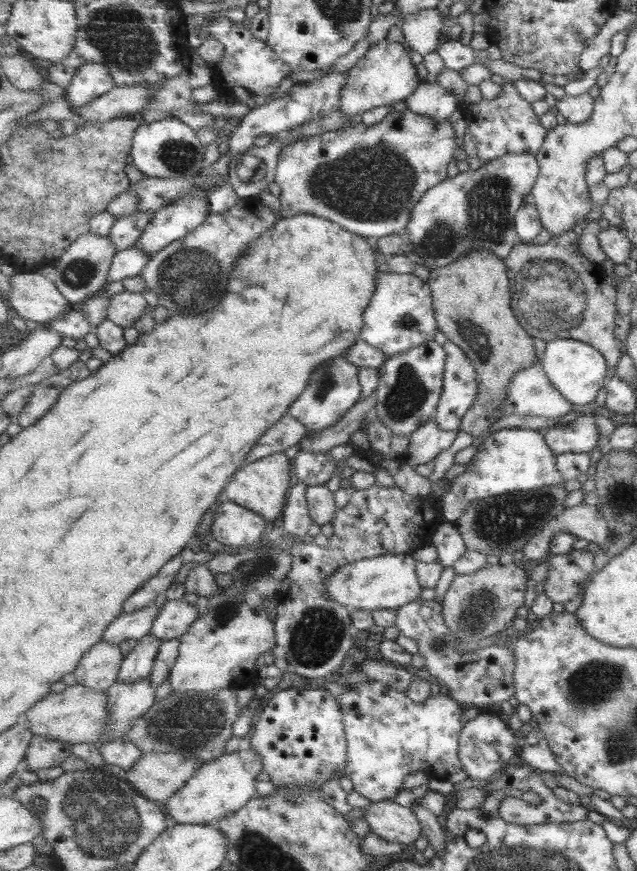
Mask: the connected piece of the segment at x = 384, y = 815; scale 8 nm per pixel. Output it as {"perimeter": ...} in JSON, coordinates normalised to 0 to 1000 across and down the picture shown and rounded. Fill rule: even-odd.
{"perimeter":[[[619,917],[582,920],[571,929],[571,937],[582,955],[612,967],[648,971],[667,958],[648,927],[631,925]]]}

